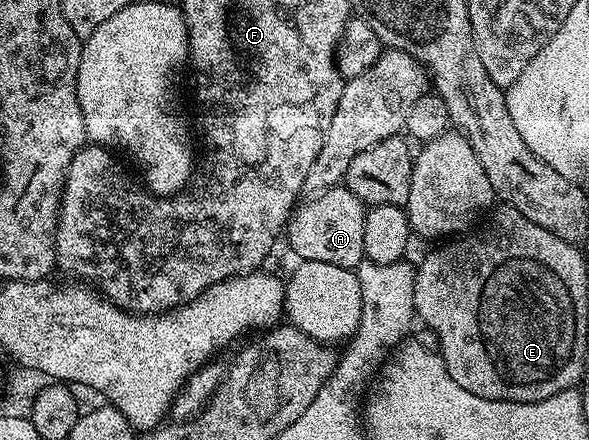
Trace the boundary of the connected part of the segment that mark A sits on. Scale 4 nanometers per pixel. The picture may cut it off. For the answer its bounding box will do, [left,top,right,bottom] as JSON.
[287,185,365,268]

